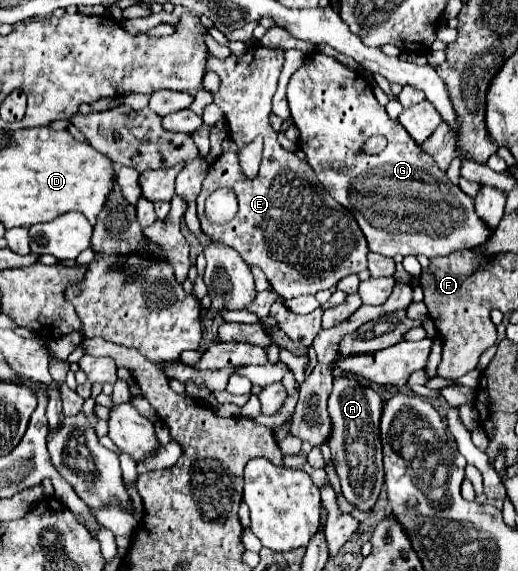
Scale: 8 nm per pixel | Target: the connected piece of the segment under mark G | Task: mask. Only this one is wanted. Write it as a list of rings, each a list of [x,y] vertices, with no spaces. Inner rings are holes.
[[[314,51],[292,75],[286,97],[292,121],[300,131],[298,145],[306,153],[308,163],[314,169],[318,181],[324,185],[324,189],[340,205],[352,211],[368,241],[370,251],[380,253],[384,257],[444,257],[454,251],[478,247],[490,237],[486,225],[482,223],[482,219],[478,219],[474,211],[474,201],[468,195],[462,195],[462,189],[450,183],[444,171],[434,167],[434,161],[414,143],[414,139],[410,139],[400,121],[394,121],[386,115],[386,109],[376,101],[370,83],[360,73],[350,71],[336,59]],[[372,135],[384,135],[388,139],[388,147],[378,155],[368,155],[362,149]]]

